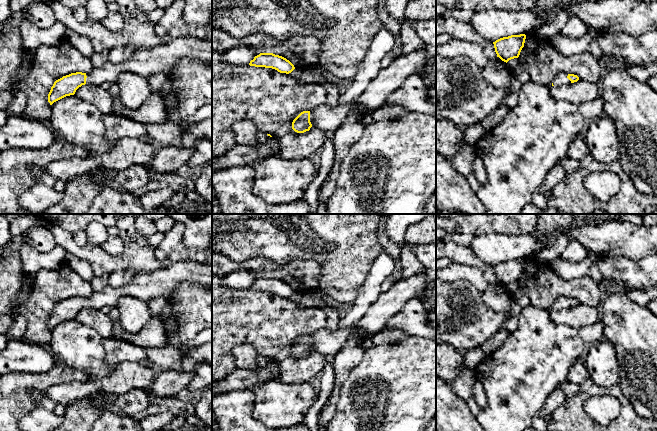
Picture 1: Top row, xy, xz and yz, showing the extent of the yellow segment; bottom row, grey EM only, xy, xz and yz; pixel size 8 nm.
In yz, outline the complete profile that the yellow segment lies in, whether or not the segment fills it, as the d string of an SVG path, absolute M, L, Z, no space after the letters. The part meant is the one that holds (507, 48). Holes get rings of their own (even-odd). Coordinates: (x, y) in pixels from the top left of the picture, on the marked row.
M520 34L496 40L493 44L497 57L506 63L511 59L518 58L524 47L525 39L526 35Z

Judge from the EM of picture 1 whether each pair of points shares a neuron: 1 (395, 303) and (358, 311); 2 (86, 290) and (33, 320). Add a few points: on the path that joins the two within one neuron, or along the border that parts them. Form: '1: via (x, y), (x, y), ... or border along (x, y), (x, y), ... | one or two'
1: border along (381, 292), (367, 311), (352, 326) | two
2: via (72, 290), (60, 290), (44, 306) | one

